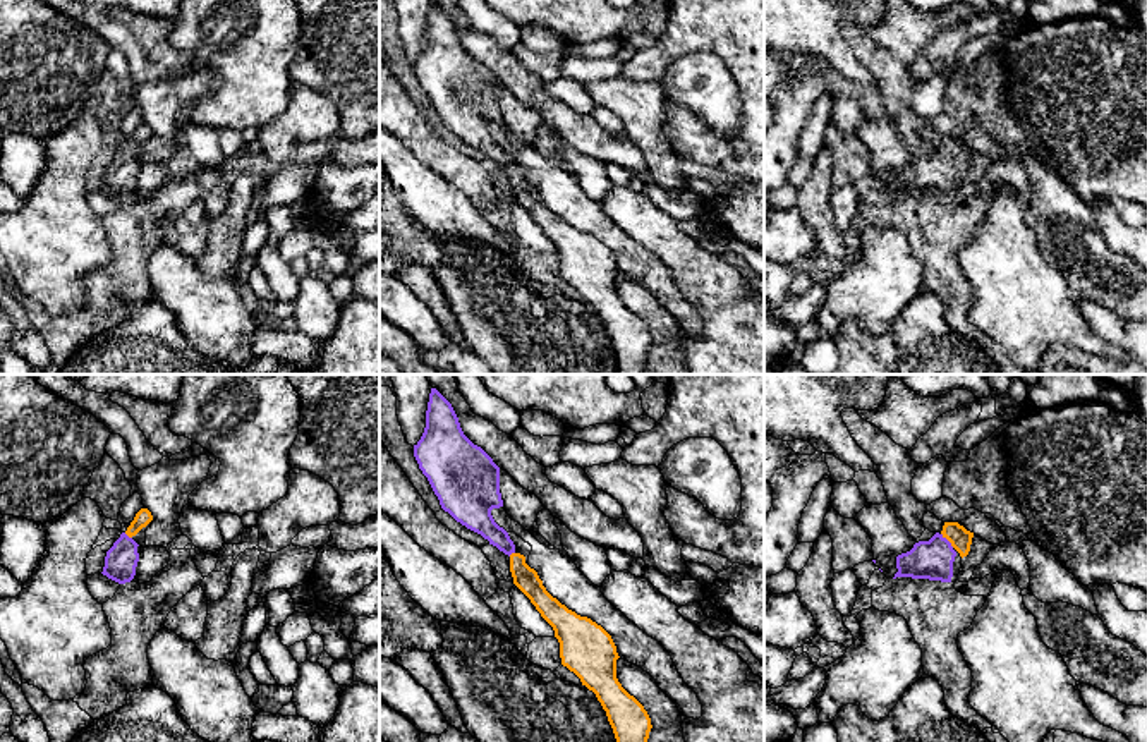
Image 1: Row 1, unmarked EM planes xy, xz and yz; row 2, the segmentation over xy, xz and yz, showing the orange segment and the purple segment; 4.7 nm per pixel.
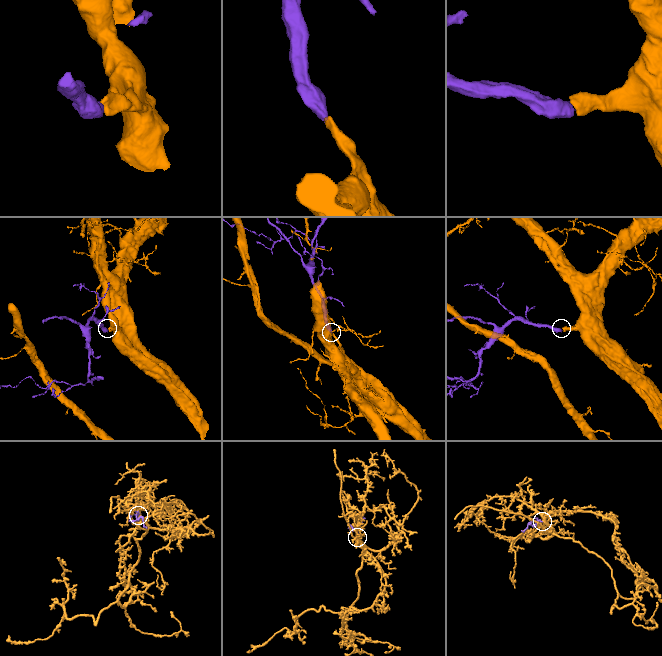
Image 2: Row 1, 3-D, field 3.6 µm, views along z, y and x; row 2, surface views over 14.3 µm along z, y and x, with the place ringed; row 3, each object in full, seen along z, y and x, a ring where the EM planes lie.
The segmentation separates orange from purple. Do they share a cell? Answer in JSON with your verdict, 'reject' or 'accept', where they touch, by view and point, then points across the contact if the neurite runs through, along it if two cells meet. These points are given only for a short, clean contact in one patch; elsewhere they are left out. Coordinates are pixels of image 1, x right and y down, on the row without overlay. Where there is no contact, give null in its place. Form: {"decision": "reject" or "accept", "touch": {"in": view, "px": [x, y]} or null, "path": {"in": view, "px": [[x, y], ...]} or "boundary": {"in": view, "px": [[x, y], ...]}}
{"decision": "accept", "touch": {"in": "yz", "px": [946, 153]}, "path": {"in": "yz", "px": [[958, 152], [946, 153], [933, 174]]}}

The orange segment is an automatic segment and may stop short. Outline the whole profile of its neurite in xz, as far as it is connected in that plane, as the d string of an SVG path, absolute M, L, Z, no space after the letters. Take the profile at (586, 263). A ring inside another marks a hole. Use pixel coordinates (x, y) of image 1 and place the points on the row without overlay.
M436 3L429 9L426 43L414 60L414 72L441 124L510 172L513 199L553 242L561 280L596 309L606 326L616 374L649 374L651 333L616 294L620 271L611 251L553 213L525 172L515 167L508 148L491 131L493 124L503 122L500 82L464 50L452 19Z

